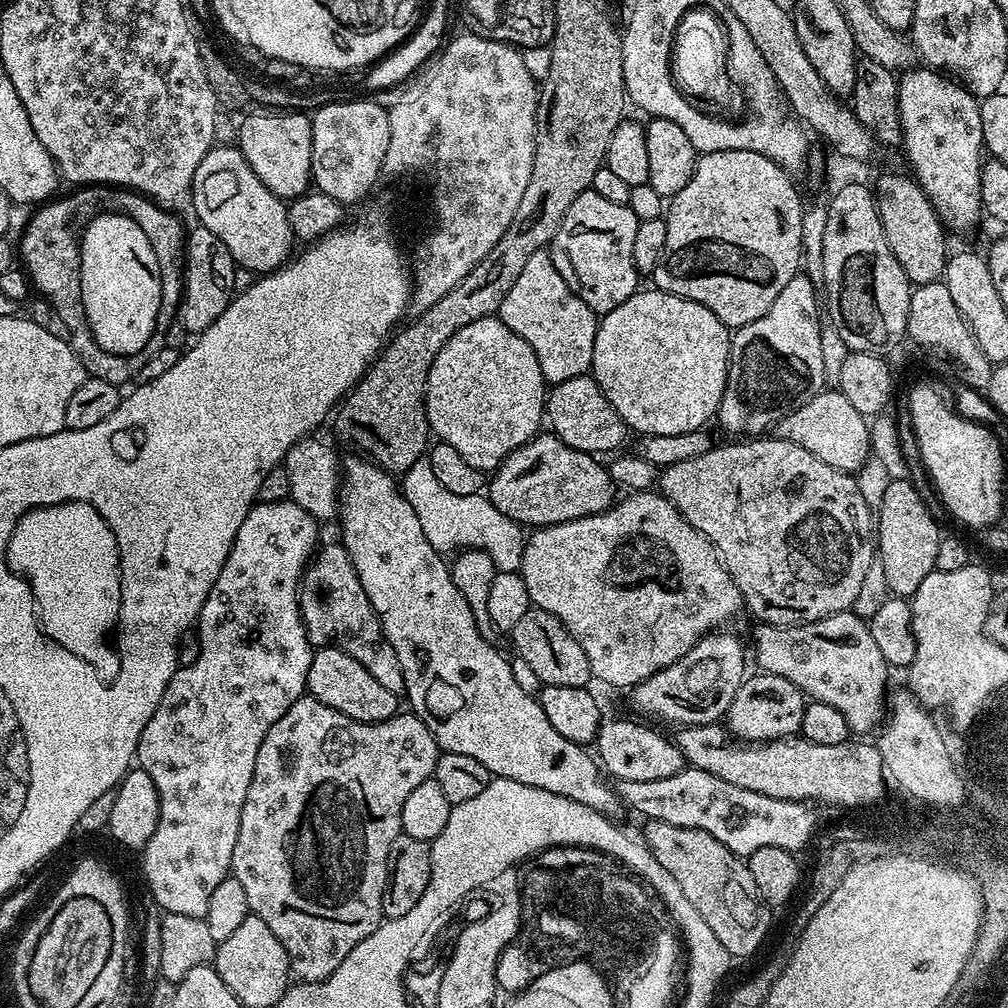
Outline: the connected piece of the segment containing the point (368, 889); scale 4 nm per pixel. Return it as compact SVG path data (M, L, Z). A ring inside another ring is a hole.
M303 695L270 726L266 738L262 738L262 746L258 746L258 758L254 758L254 774L250 778L250 790L246 790L246 802L242 806L242 818L238 826L238 842L234 842L234 854L232 855L231 876L242 882L246 890L246 902L248 911L253 916L262 918L266 926L282 942L282 946L288 955L288 967L291 975L297 981L305 984L317 984L320 980L328 980L342 962L346 962L346 954L354 950L362 938L370 938L374 930L384 923L384 893L388 890L388 859L390 858L390 846L394 846L394 838L402 833L402 805L406 798L422 782L433 779L436 771L436 759L440 757L441 749L436 747L434 734L414 714L397 714L388 720L377 724L358 722L322 702L318 702L310 695Z

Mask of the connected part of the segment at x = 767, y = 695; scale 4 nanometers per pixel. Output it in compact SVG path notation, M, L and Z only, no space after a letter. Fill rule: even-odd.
M769 672L749 675L738 690L734 702L730 702L726 727L740 742L763 742L791 738L800 730L806 697L794 682L778 678Z

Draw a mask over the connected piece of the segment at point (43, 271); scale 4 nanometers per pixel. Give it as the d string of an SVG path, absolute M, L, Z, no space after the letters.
M85 191L75 192L78 193L41 205L29 220L20 244L18 240L18 254L31 283L49 301L53 312L64 318L63 326L72 332L72 349L80 348L80 312L85 310L84 305L76 308L76 284L81 282L80 246L77 235L70 228L70 220L81 212L86 196L82 193Z

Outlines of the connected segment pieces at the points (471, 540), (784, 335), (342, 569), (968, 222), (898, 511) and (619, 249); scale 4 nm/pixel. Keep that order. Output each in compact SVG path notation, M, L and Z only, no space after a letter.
M427 459L414 462L410 470L402 473L402 491L406 502L414 506L414 514L418 514L418 522L422 522L426 538L430 538L430 546L434 546L441 554L477 548L490 554L497 572L520 571L520 559L526 539L525 529L517 520L505 520L502 510L495 508L487 495L463 496L450 494L450 490L442 490Z
M798 274L786 282L786 287L774 298L774 303L762 318L746 326L735 329L730 336L730 355L728 357L728 385L724 387L718 421L732 438L760 438L767 430L775 429L776 423L786 414L798 410L810 398L825 391L822 362L822 304L816 301L818 288L805 274Z
M335 543L325 548L323 545L300 578L300 616L304 619L308 641L316 648L333 647L350 654L350 658L362 662L362 666L366 666L366 670L370 670L373 678L386 686L386 690L403 693L404 675L402 666L398 666L398 654L394 654L394 646L390 646L384 637L384 628L376 617L374 606L370 606L370 598L366 598L366 590L362 590L362 582L358 582L350 554L343 543Z
M927 66L907 69L899 77L899 82L902 149L908 155L911 173L930 198L945 229L968 232L982 220L980 165L986 149L977 97L955 79Z
M911 479L892 480L883 495L881 512L878 515L876 543L878 545L878 568L884 571L884 584L896 598L911 598L922 586L922 578L936 567L938 542L942 529L932 517L933 509L918 494Z
M591 190L578 194L566 210L566 218L562 218L562 226L558 226L550 245L552 261L558 274L566 278L566 286L592 312L603 314L622 306L641 287L642 276L634 266L634 237L640 222L627 204L609 202Z

